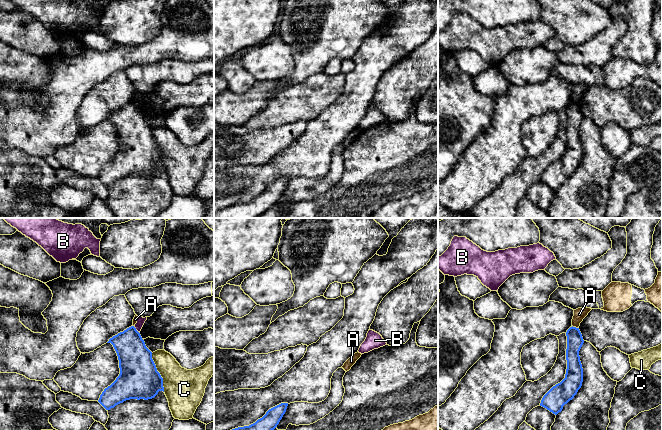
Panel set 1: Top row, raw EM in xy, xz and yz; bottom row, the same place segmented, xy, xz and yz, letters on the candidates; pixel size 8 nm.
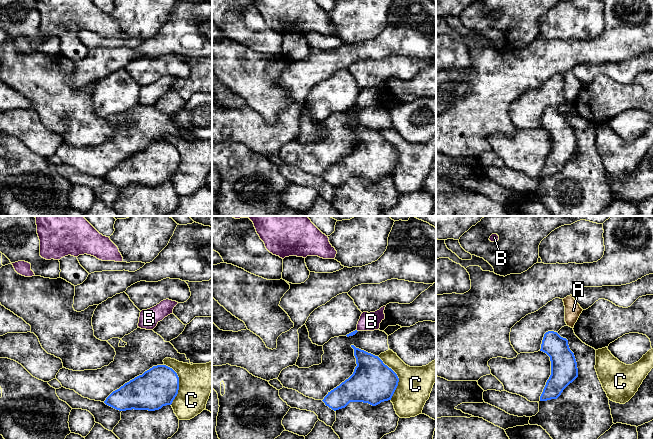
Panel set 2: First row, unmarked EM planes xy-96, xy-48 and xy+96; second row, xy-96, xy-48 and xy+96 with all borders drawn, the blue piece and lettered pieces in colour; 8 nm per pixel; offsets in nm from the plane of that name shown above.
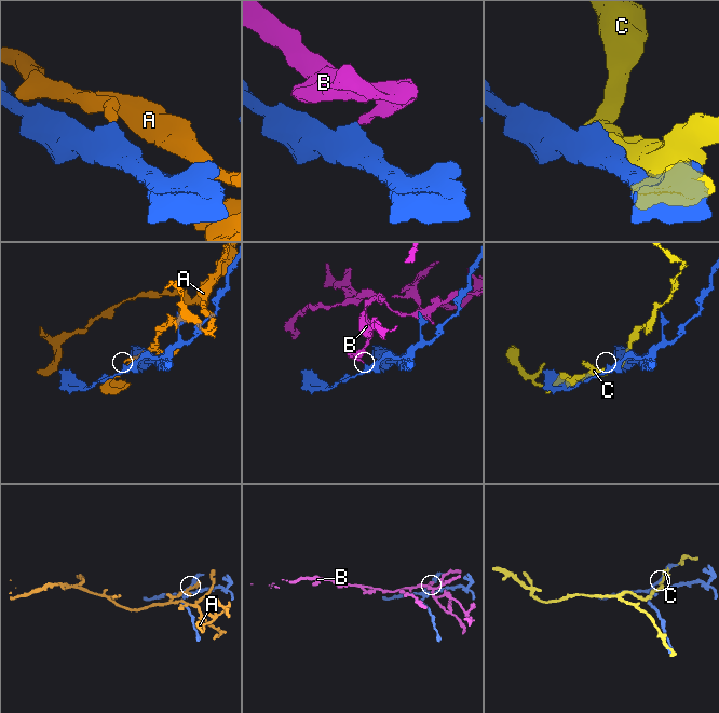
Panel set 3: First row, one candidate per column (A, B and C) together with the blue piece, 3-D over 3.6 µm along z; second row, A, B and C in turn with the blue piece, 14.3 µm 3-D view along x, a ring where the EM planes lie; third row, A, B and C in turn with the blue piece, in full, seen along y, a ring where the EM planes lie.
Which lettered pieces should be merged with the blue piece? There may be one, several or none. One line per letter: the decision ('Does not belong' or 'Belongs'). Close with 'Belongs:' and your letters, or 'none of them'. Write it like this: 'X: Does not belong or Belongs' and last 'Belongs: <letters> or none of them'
A: Does not belong
B: Does not belong
C: Does not belong
Belongs: none of them

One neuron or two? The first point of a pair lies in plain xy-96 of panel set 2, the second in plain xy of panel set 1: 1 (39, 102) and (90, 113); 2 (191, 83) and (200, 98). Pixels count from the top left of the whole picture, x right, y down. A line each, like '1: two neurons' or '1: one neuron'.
1: two neurons
2: one neuron

